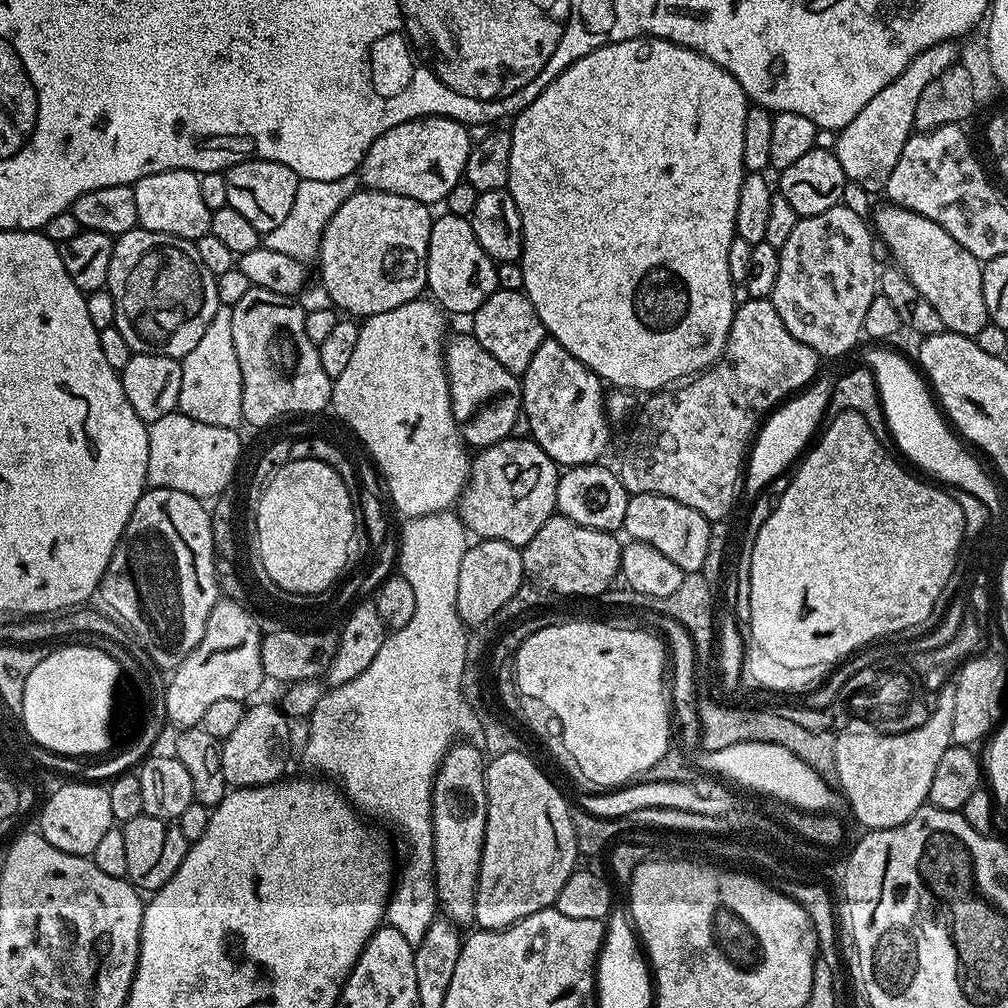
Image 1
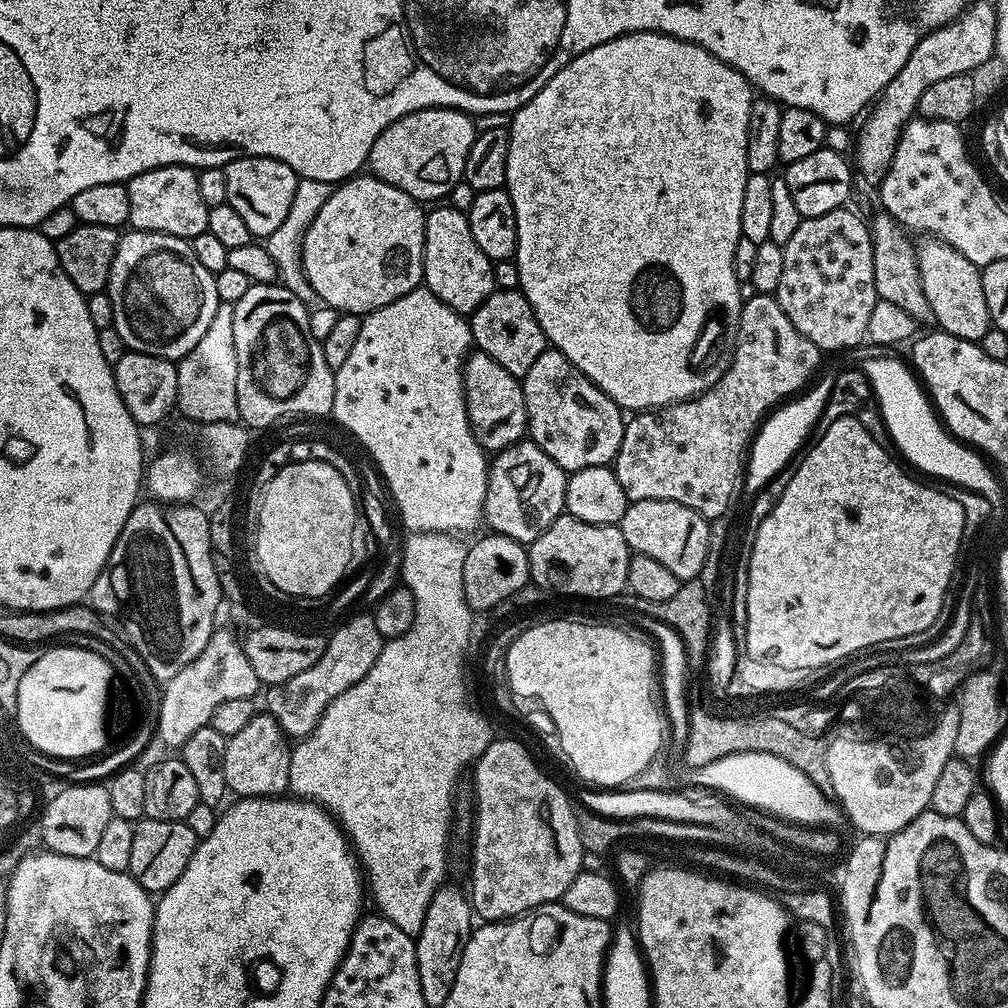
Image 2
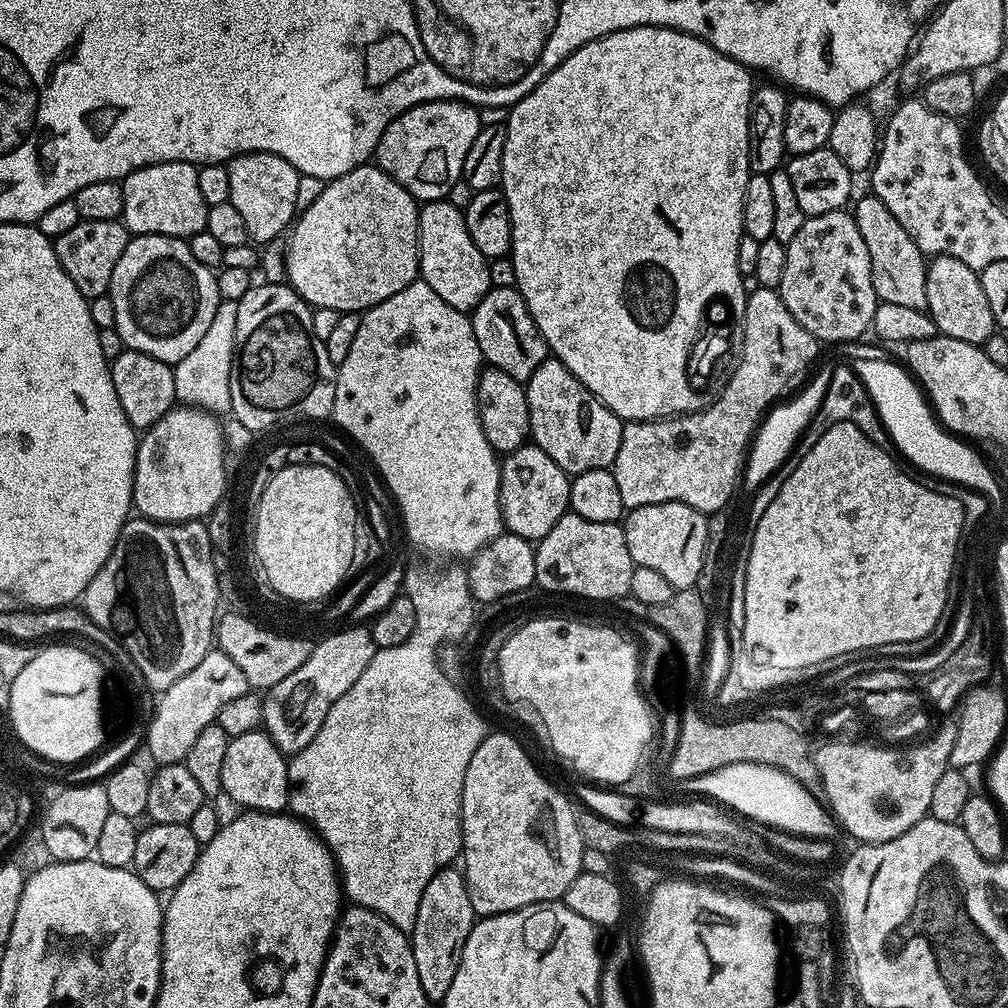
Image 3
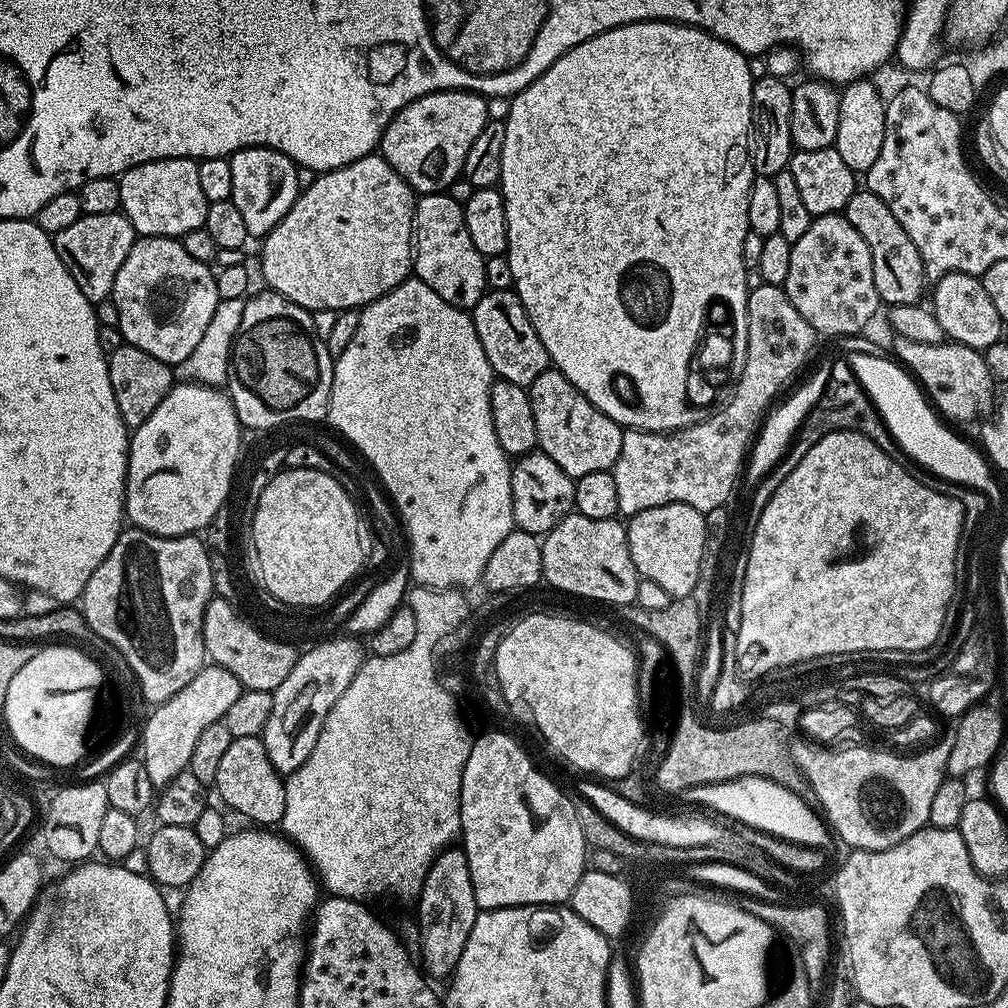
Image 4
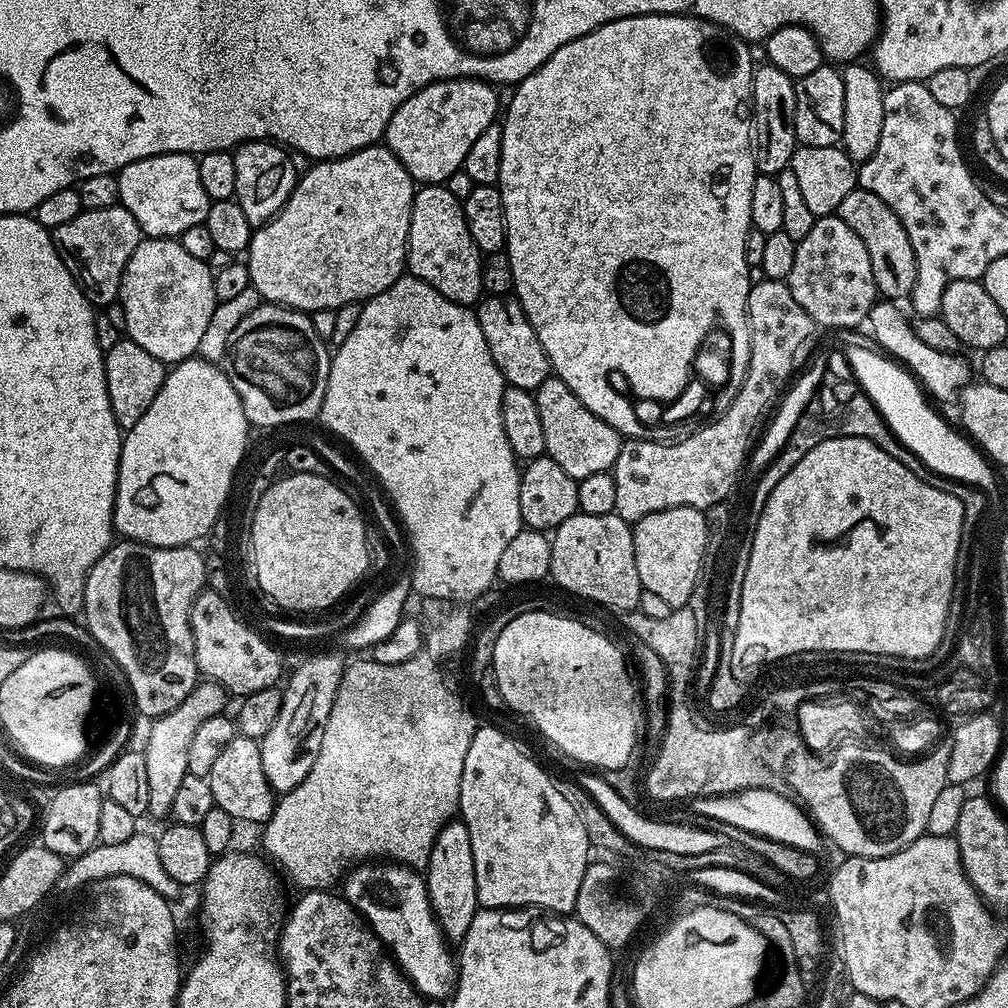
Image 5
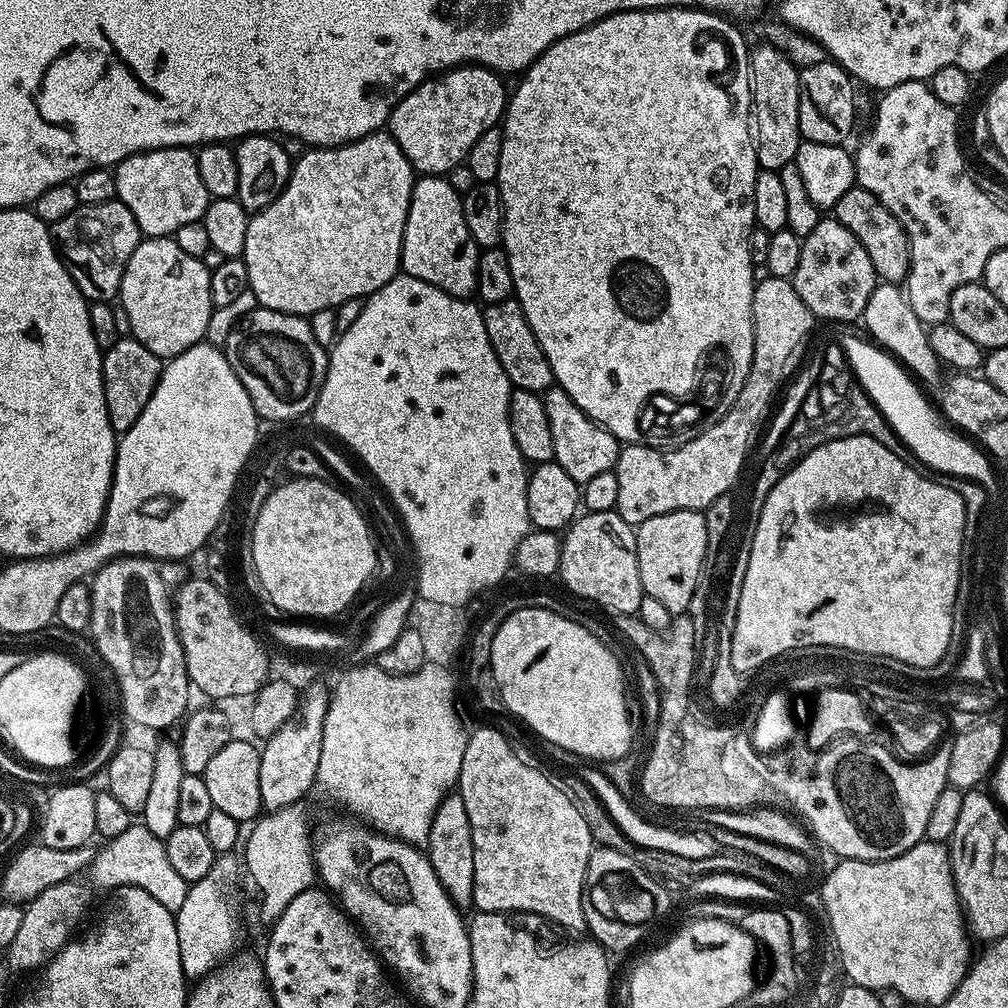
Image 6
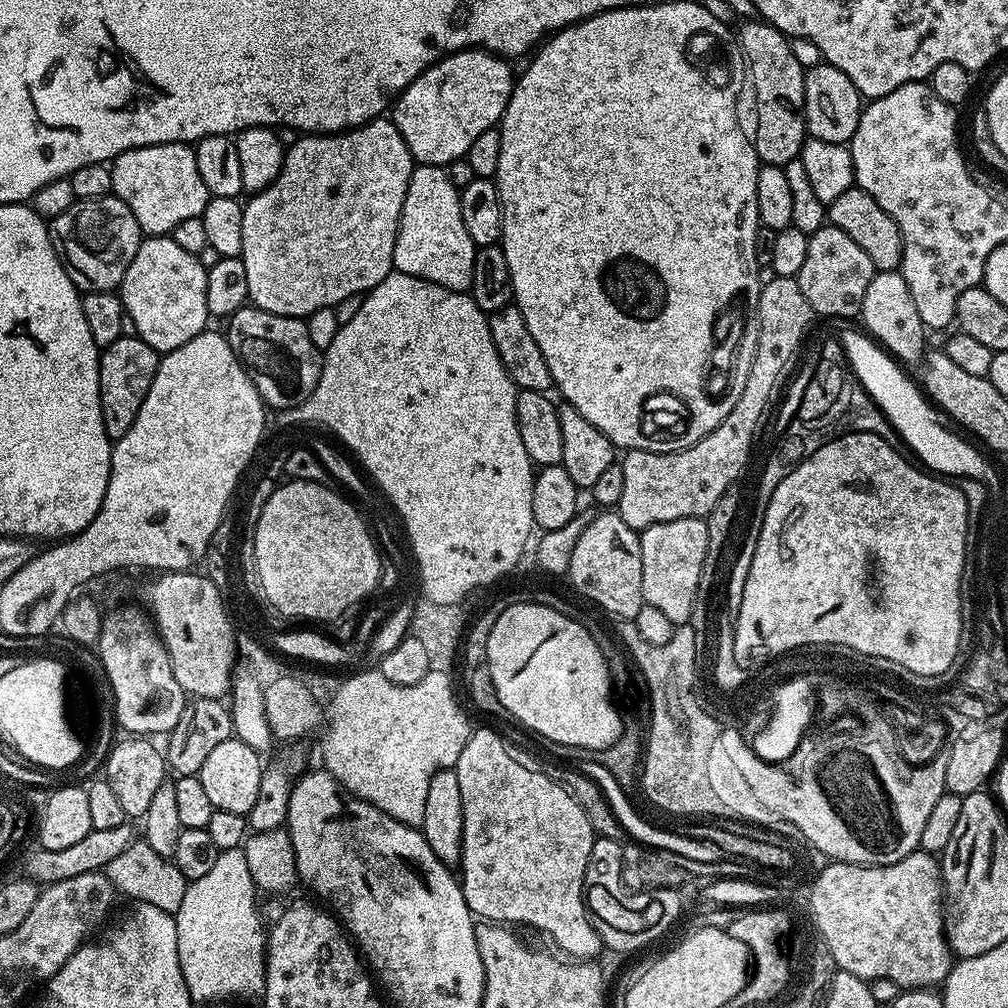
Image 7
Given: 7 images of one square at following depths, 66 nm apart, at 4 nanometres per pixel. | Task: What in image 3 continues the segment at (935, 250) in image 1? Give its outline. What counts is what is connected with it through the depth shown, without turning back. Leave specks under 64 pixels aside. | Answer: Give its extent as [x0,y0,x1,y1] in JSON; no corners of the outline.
[926,257,998,346]

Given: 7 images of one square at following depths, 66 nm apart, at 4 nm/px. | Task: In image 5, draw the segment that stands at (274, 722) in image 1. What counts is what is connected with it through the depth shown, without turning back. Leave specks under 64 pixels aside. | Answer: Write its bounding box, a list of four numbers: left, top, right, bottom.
[206,734,277,825]

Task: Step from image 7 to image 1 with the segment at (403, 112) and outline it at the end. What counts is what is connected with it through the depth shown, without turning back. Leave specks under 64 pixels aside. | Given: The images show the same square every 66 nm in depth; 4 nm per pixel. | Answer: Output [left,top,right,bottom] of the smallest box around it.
[358,116,472,206]

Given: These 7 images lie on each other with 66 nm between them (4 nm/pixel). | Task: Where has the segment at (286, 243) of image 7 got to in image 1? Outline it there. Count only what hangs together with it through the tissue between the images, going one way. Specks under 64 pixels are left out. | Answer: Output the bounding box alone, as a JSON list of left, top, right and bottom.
[318,190,434,318]

